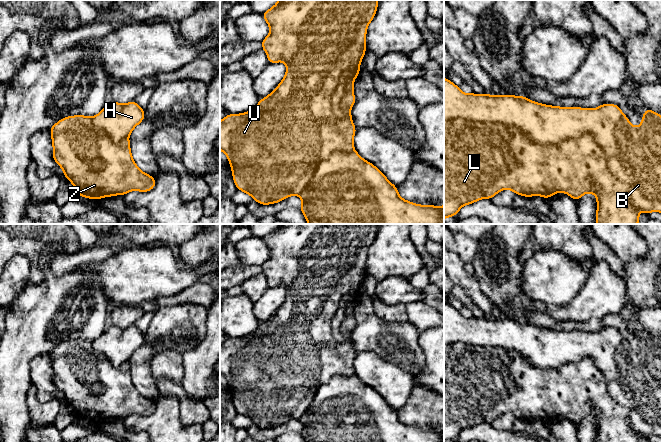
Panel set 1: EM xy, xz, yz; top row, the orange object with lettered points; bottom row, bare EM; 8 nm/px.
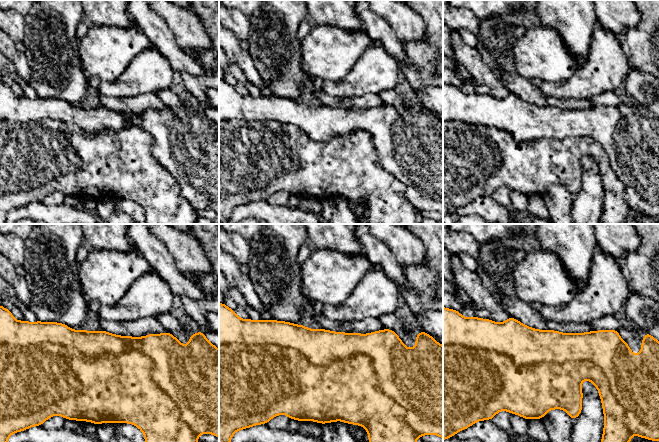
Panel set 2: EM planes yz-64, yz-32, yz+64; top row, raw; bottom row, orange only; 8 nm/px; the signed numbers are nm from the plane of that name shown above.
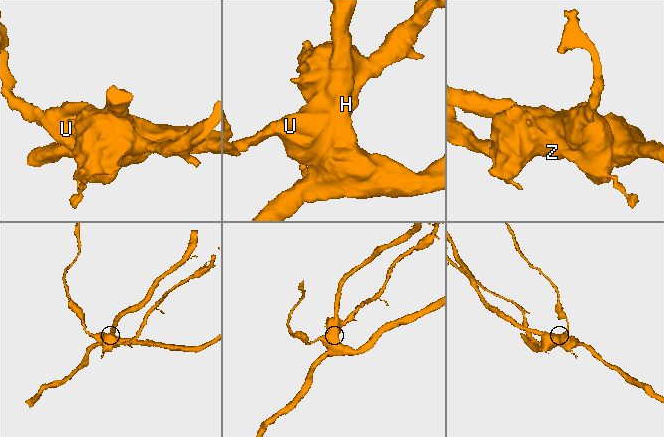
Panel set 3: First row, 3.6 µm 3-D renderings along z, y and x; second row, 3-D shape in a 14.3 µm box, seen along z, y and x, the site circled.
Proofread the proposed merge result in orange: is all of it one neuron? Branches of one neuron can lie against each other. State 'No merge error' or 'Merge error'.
No merge error

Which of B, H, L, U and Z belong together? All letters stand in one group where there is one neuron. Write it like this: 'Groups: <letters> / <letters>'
Groups: B H L U Z

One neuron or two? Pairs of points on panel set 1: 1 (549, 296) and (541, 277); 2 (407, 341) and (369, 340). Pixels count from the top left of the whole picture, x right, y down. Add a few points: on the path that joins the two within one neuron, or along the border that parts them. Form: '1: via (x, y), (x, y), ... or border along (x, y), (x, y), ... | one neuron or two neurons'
1: via (549, 291), (549, 285), (546, 282) | one neuron
2: via (398, 341), (378, 340) | one neuron

